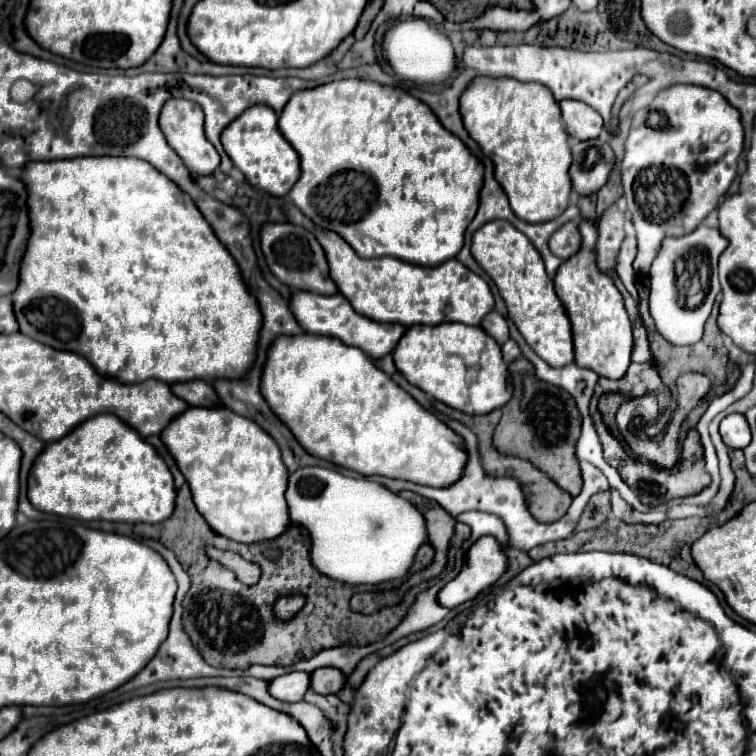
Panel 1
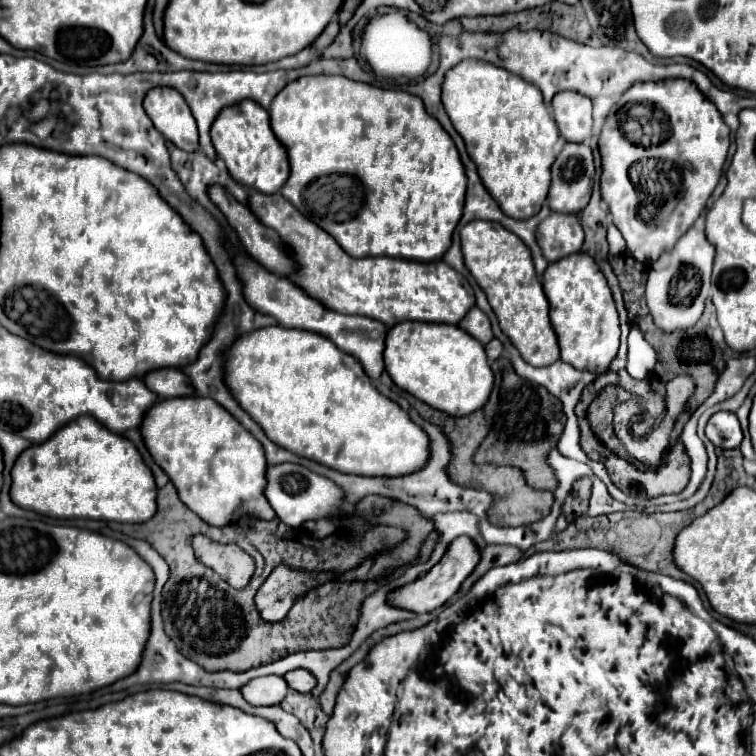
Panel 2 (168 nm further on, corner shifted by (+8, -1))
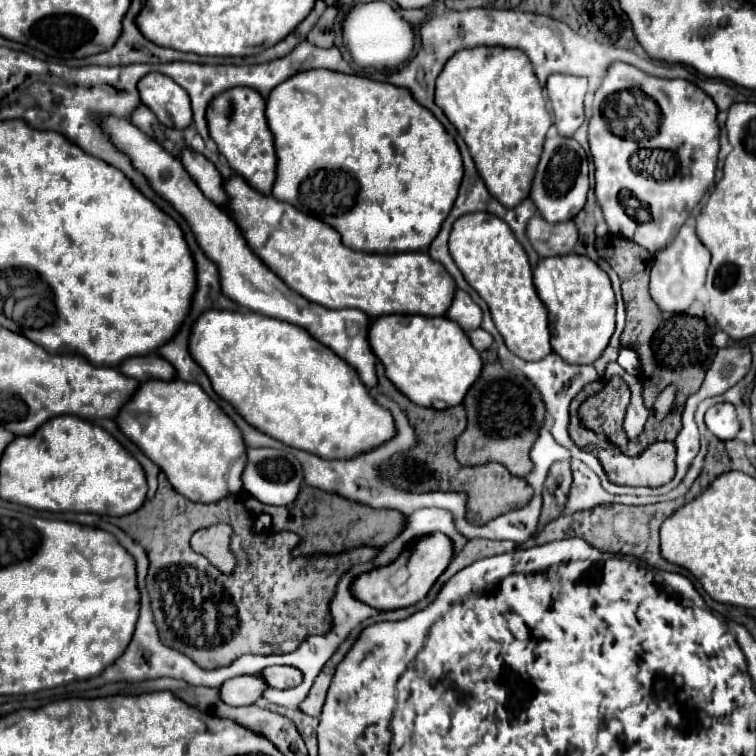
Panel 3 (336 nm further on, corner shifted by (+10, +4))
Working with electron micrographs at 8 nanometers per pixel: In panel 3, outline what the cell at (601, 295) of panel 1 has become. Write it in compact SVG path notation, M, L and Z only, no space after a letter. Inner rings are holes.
M580 254L540 258L534 268L534 286L548 310L552 350L572 364L594 364L614 332L614 290L608 274L594 260Z

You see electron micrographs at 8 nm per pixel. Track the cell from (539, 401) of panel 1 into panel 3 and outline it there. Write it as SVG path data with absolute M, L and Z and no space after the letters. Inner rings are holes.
M494 348L482 352L482 362L484 368L480 372L480 378L472 384L462 402L468 414L468 426L458 436L456 458L466 466L500 462L514 476L526 476L532 470L528 454L544 422L544 402L538 390L526 378L510 374L500 366Z

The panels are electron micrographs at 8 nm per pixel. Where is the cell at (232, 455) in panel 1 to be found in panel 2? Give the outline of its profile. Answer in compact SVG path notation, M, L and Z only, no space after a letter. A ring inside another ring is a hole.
M158 399L148 411L140 433L154 461L174 483L182 503L212 527L236 523L236 511L266 521L276 517L264 495L268 463L262 445L214 399Z

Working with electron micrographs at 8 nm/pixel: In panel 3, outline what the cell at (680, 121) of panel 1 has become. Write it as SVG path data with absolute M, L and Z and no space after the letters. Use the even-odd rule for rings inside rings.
M612 62L608 66L594 94L592 118L588 120L588 144L596 168L596 198L612 234L634 240L650 254L660 252L672 242L706 188L714 182L720 150L716 114L714 100L688 80L656 78L626 62Z

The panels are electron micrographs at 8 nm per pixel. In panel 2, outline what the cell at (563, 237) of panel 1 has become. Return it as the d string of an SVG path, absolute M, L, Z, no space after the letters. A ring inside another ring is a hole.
M552 213L536 229L536 241L548 259L554 263L570 253L580 251L582 247L582 225L576 215L558 215Z

